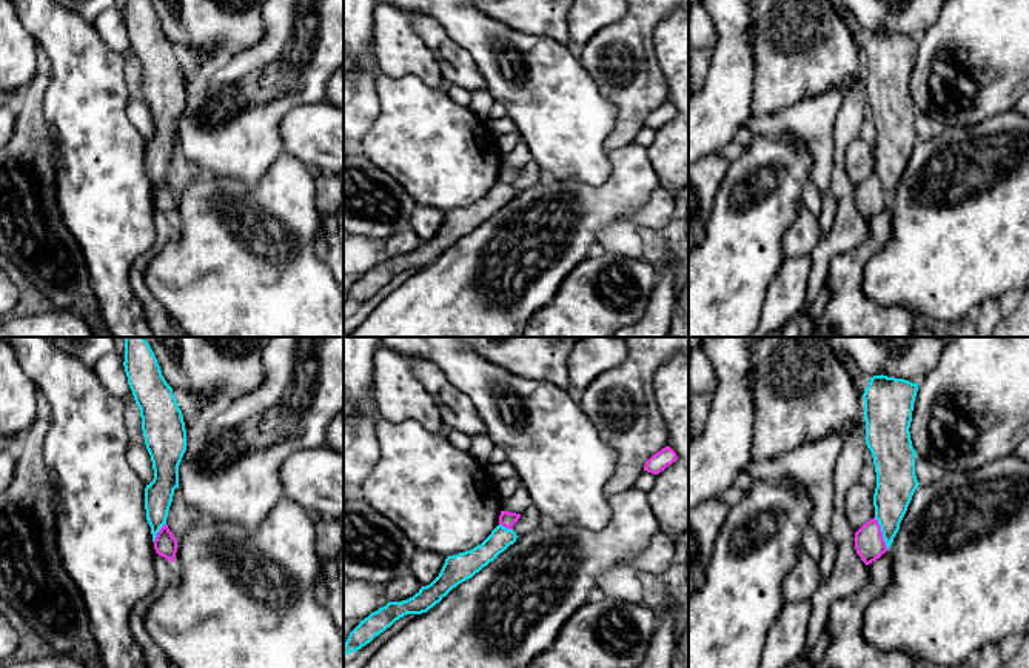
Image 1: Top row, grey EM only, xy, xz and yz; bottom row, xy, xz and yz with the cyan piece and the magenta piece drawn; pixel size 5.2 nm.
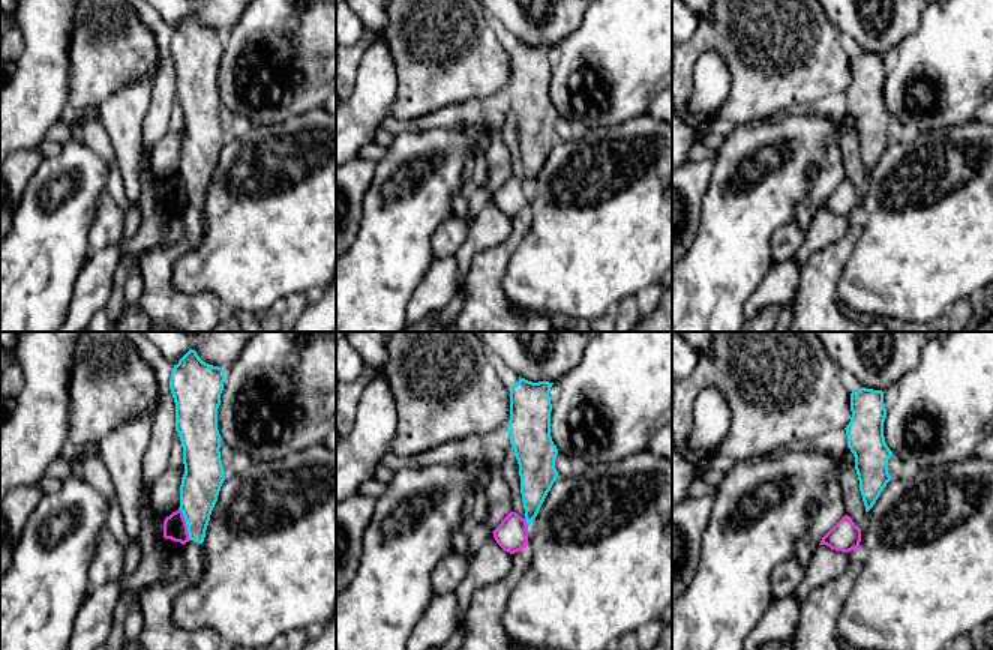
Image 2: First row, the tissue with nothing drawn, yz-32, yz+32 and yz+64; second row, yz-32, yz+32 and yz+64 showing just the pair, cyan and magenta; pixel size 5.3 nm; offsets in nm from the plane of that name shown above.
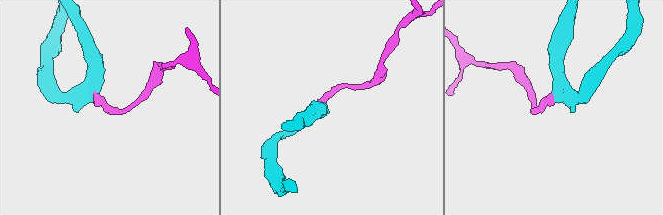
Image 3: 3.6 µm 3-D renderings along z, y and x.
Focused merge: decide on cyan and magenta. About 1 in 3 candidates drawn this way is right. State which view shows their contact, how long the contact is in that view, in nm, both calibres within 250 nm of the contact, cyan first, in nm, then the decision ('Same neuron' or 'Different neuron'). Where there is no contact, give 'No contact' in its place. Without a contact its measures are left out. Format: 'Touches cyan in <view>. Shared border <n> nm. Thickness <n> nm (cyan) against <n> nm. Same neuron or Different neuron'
Touches cyan in yz. Shared border 190 nm. Thickness 200 nm (cyan) against 160 nm. Different neuron

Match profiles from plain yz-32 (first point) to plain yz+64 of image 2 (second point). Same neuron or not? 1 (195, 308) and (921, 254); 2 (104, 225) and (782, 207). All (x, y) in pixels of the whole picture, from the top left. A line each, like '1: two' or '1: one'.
1: two
2: two

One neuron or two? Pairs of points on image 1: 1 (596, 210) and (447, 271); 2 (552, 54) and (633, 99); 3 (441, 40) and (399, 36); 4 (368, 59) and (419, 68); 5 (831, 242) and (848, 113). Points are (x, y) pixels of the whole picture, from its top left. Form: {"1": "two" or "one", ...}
{"1": "one", "2": "two", "3": "two", "4": "two", "5": "one"}

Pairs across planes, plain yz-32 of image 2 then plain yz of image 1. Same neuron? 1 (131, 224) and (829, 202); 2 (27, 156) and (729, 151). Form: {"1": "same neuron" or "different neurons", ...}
{"1": "same neuron", "2": "different neurons"}

